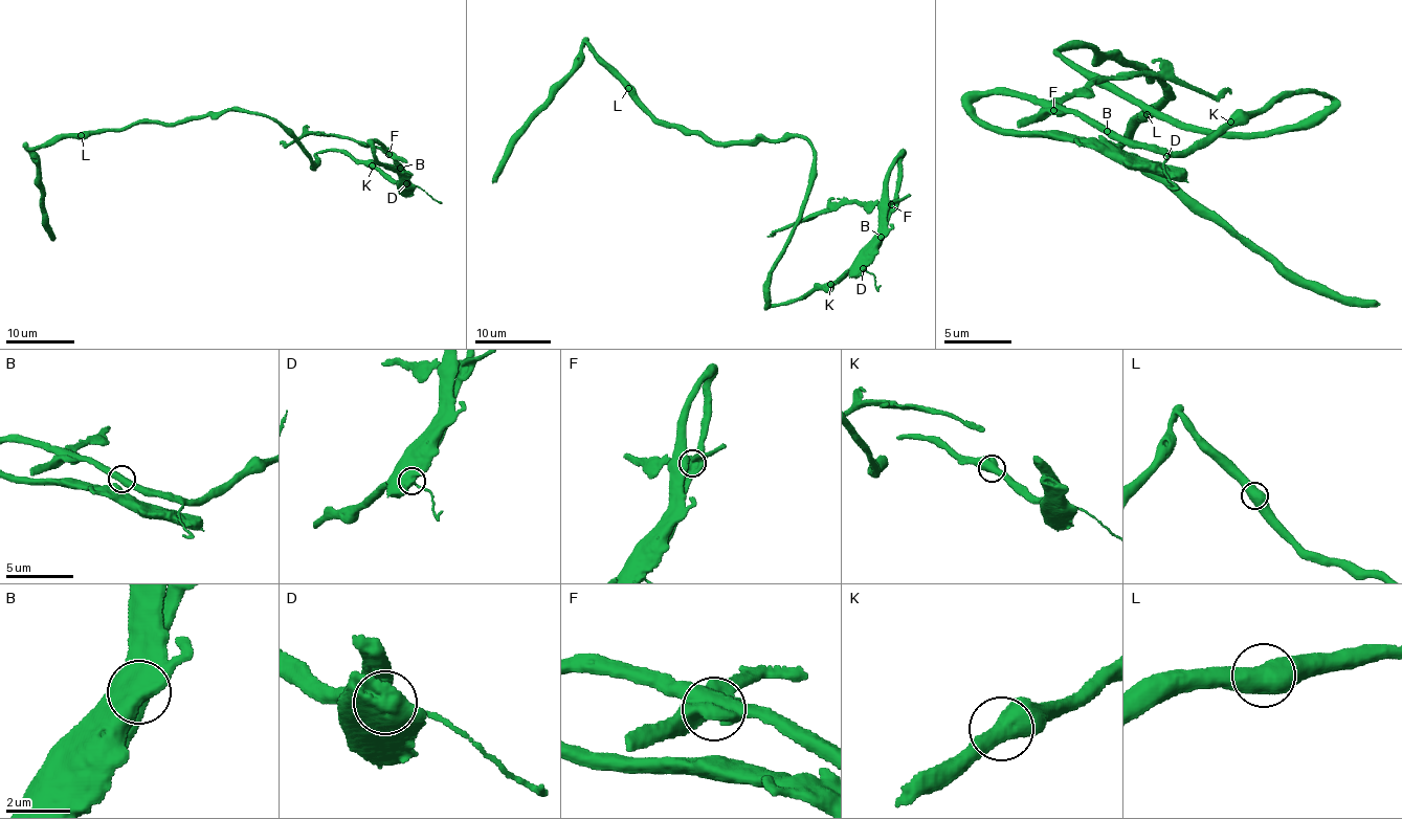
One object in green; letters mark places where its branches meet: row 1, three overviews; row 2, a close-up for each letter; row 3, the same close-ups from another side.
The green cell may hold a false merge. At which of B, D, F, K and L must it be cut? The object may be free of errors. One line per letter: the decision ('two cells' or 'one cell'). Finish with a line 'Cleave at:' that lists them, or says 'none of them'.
B: one cell
D: one cell
F: two cells
K: one cell
L: one cell
Cleave at: F

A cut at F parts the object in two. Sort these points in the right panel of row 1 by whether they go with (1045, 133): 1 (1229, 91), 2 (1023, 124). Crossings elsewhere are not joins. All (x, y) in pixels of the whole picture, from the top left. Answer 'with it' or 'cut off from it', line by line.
1: cut off from it
2: cut off from it

